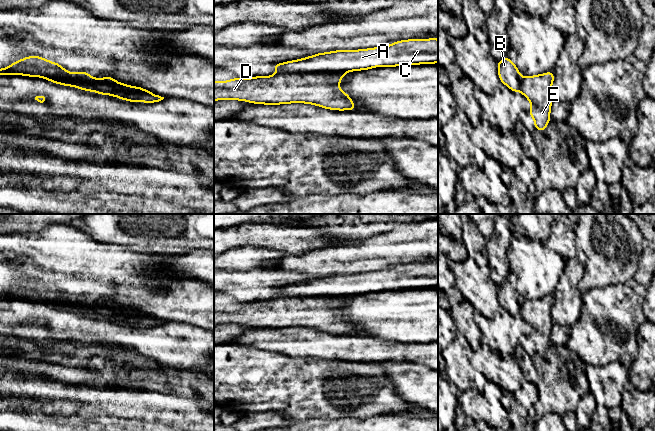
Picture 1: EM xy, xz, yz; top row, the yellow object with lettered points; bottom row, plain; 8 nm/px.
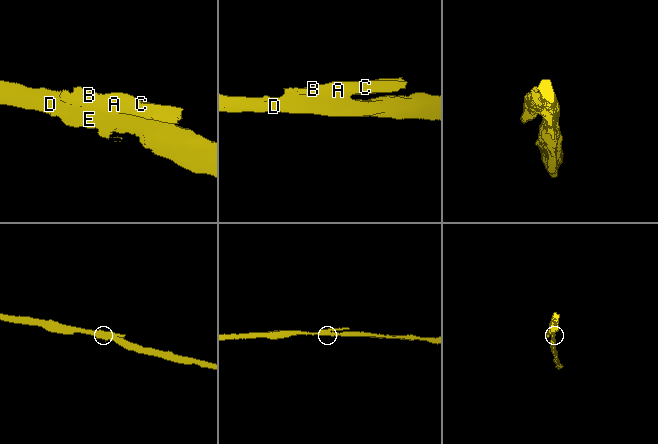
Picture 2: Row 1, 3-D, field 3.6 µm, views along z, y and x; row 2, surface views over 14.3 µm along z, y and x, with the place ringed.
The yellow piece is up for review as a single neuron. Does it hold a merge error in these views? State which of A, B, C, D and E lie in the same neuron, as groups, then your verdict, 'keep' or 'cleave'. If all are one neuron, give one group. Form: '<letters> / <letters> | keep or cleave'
A B C / D E | cleave

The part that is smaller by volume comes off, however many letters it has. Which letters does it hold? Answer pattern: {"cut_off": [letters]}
{"cut_off": ["A", "B", "C"]}

